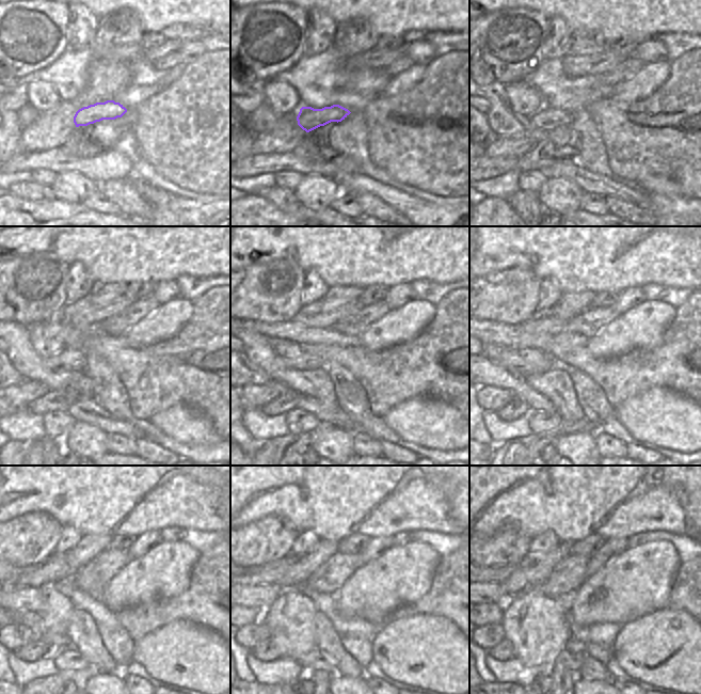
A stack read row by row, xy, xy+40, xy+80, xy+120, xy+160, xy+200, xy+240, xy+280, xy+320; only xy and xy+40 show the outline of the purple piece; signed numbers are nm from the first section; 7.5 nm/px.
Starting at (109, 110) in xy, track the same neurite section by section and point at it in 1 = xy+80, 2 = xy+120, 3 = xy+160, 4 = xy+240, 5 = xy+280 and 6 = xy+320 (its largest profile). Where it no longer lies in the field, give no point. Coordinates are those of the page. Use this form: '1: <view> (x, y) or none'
1: xy+80 (546, 119)
2: xy+120 (68, 359)
3: xy+160 (306, 361)
4: xy+240 (13, 598)
5: xy+280 (260, 597)
6: xy+320 (491, 593)

